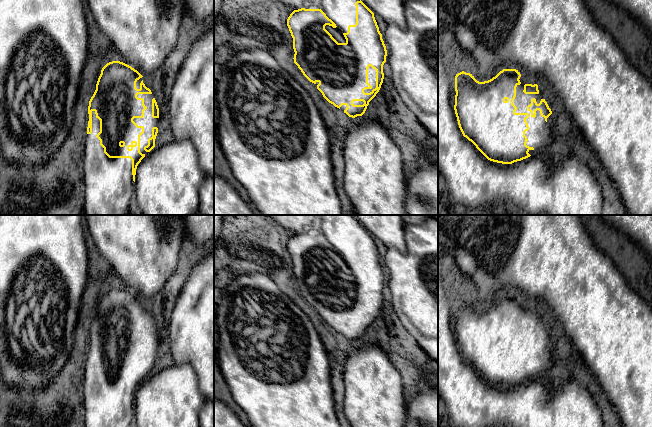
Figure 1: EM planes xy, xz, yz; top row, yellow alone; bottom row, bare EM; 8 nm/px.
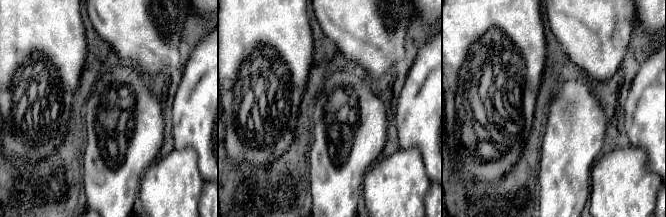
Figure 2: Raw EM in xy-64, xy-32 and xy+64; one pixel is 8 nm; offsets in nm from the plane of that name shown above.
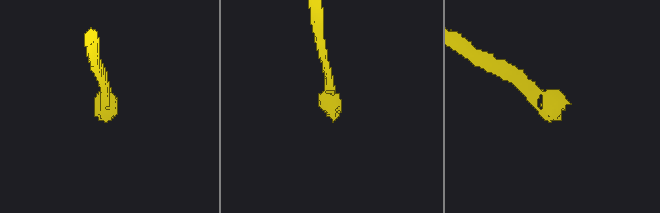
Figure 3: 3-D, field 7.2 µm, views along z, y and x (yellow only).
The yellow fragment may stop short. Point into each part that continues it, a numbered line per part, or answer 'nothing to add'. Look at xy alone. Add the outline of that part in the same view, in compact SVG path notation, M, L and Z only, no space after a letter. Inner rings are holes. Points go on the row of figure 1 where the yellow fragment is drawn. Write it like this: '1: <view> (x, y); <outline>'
1: xy (109, 189); M92 111L92 133L87 134L83 153L85 215L128 215L134 207L135 182L130 158L109 158L96 135L100 132L100 120Z

